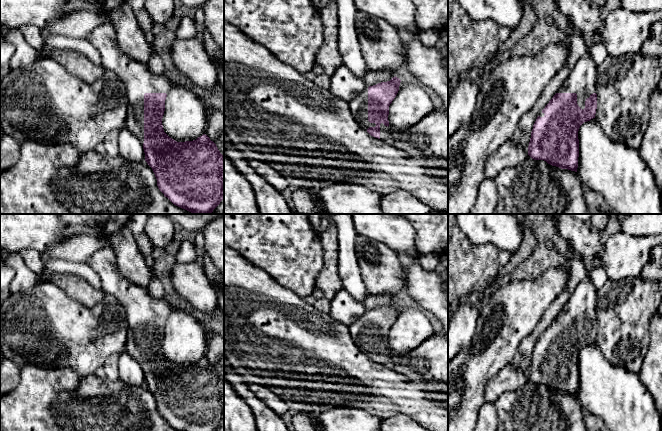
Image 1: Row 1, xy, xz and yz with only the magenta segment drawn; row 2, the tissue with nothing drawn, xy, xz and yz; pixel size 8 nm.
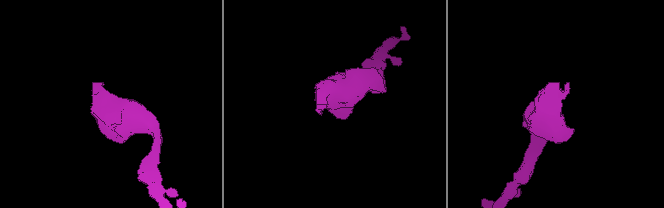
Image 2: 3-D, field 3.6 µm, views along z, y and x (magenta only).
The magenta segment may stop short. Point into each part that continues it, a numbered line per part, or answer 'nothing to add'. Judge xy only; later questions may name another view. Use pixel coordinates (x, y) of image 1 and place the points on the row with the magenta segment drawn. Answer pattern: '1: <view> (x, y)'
1: xy (137, 78)

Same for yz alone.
1: yz (582, 80)

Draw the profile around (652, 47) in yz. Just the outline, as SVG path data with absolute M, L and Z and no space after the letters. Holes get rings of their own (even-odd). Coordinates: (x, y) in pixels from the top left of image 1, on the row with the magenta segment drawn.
M662 20L652 25L650 35L642 45L639 53L652 58L662 56Z

